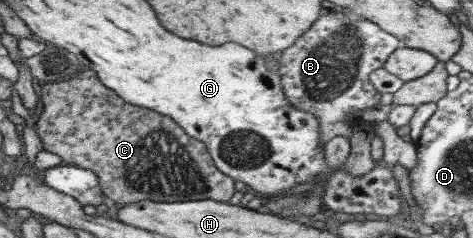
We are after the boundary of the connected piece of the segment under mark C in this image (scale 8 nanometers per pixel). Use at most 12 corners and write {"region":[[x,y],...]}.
{"region":[[92,69],[46,83],[43,149],[126,205],[228,202],[235,179]]}

